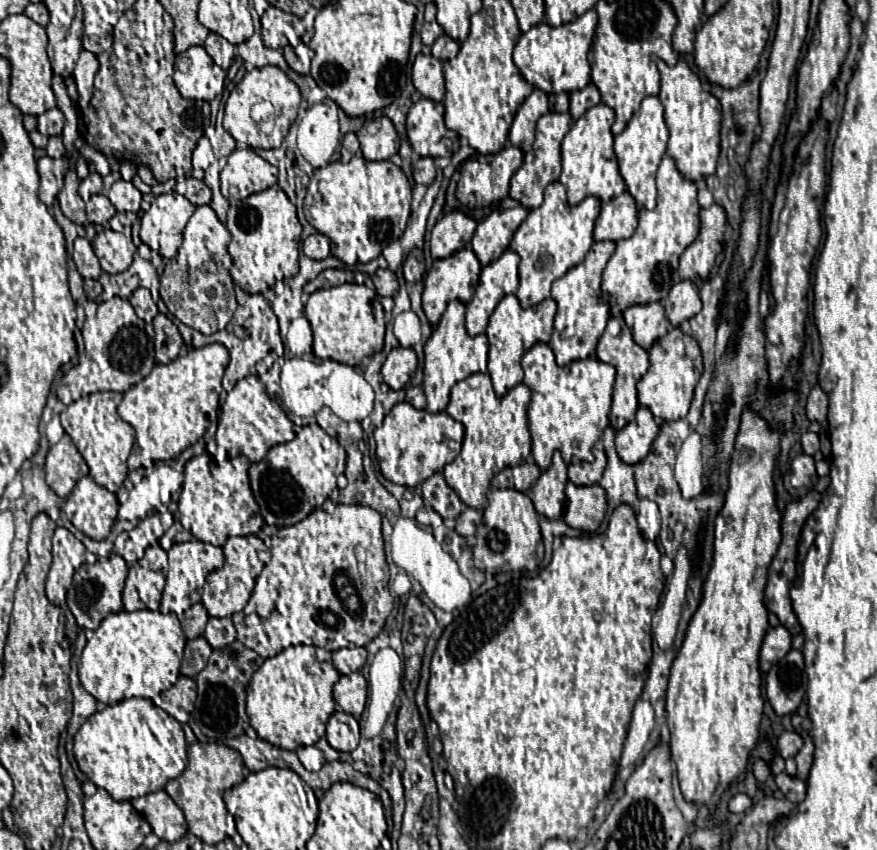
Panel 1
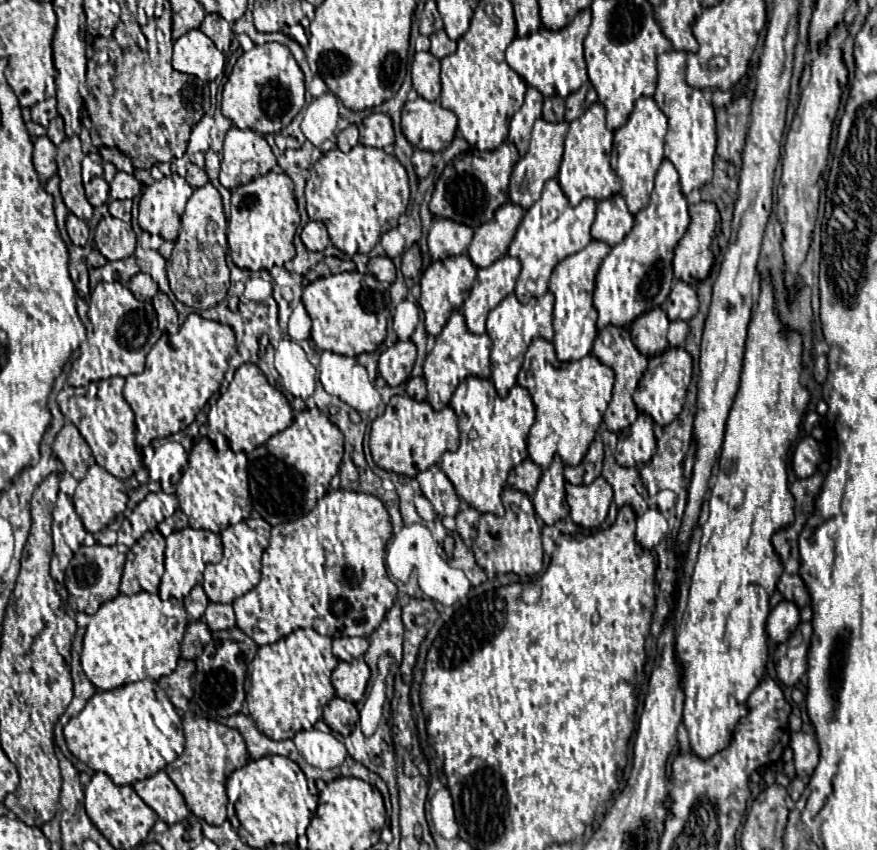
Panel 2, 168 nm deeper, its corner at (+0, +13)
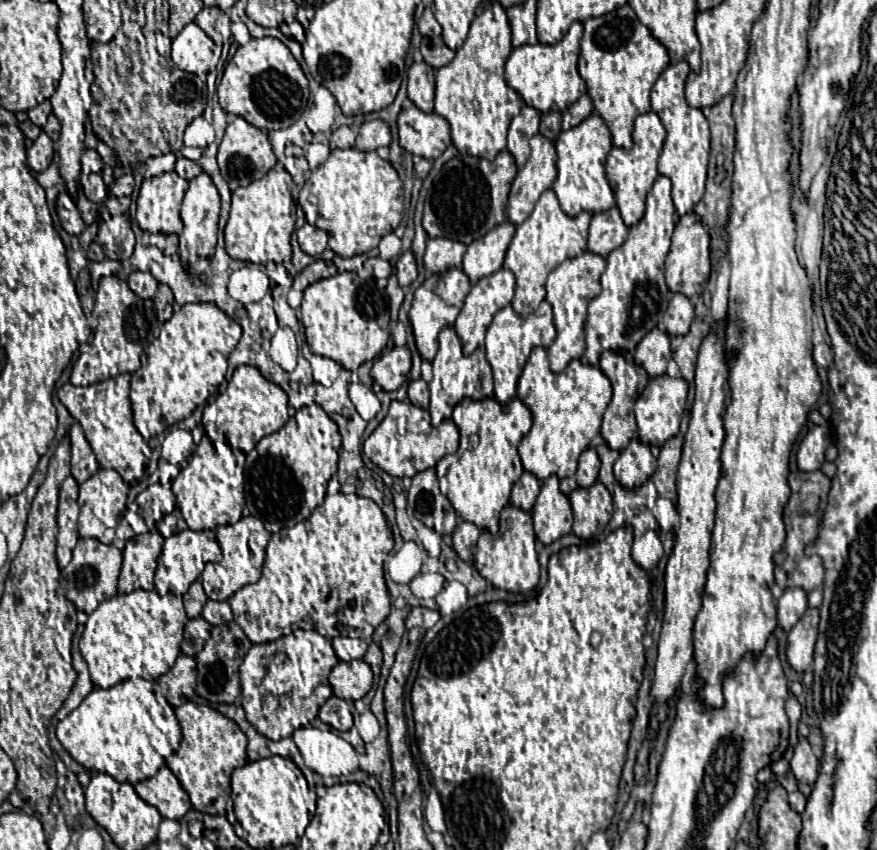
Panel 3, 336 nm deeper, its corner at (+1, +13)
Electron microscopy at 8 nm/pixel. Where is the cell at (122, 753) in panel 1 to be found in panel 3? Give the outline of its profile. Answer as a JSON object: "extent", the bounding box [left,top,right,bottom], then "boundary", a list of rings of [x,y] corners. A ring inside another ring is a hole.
{"extent":[57,677,182,785],"boundary":[[[141,677],[121,681],[111,689],[97,687],[81,701],[81,705],[75,711],[71,711],[63,721],[59,721],[57,739],[69,751],[69,755],[77,763],[87,767],[89,771],[109,773],[111,777],[115,777],[115,781],[123,781],[123,783],[131,783],[131,785],[135,785],[143,779],[149,779],[165,763],[163,758],[170,757],[180,747],[182,739],[174,708],[158,691],[159,688],[157,681],[149,681],[141,679]]]}

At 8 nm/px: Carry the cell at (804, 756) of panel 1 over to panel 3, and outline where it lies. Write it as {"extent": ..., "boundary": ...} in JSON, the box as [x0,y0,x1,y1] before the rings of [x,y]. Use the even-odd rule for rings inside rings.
{"extent":[791,737,819,785],"boundary":[[[801,737],[799,743],[795,745],[795,755],[791,759],[791,771],[793,771],[795,779],[801,783],[807,783],[807,785],[813,785],[817,779],[817,767],[819,767],[819,761],[817,761],[809,741],[805,737]]]}

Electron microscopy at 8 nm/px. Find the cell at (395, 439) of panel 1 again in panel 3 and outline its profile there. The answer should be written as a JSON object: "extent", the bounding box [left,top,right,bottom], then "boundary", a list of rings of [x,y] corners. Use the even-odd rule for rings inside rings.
{"extent":[363,401,459,477],"boundary":[[[391,401],[387,417],[363,443],[365,455],[393,477],[413,477],[419,471],[431,469],[437,465],[441,457],[455,453],[457,447],[459,447],[459,429],[455,427],[453,419],[447,419],[439,427],[433,427],[427,409],[415,407],[405,401]]]}

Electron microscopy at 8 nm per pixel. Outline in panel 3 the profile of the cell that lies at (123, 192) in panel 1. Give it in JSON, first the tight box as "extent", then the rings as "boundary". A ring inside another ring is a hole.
{"extent":[111,175,135,197],"boundary":[[[121,175],[111,187],[111,195],[115,195],[115,197],[131,197],[133,185],[135,185],[133,175]]]}

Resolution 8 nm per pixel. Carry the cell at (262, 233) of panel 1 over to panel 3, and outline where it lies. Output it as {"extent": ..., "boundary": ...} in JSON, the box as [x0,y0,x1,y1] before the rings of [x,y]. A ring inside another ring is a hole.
{"extent":[225,169,295,264],"boundary":[[[271,169],[247,187],[239,187],[231,197],[231,213],[225,227],[225,249],[237,261],[266,264],[291,259],[291,236],[295,231],[295,201],[289,185],[291,175],[285,169]]]}

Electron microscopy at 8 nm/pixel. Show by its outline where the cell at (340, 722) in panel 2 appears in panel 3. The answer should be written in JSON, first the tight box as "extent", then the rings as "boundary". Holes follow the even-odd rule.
{"extent":[319,697,353,731],"boundary":[[[329,697],[319,711],[319,719],[337,731],[349,731],[353,727],[353,715],[348,701],[339,697]]]}

